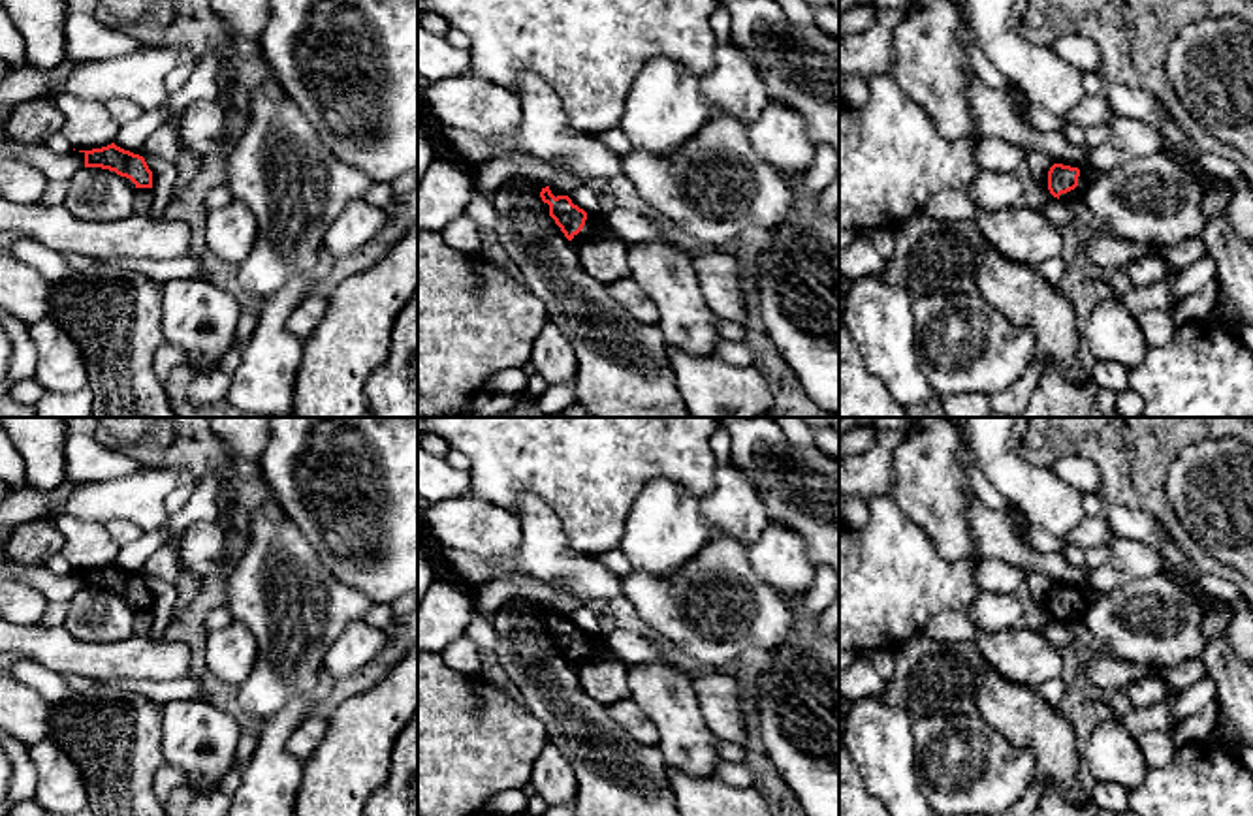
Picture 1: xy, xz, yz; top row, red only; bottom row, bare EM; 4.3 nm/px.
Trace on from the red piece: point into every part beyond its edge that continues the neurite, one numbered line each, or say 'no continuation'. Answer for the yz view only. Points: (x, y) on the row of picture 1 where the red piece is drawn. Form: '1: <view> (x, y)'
1: yz (1073, 196)

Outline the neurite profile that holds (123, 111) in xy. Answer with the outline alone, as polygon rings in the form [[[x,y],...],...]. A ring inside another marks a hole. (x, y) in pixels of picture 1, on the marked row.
[[[109,100],[103,103],[109,115],[117,120],[117,124],[128,124],[141,117],[143,109],[128,100]]]

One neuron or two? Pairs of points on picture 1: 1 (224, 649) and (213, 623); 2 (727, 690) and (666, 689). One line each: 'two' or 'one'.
1: two
2: two

